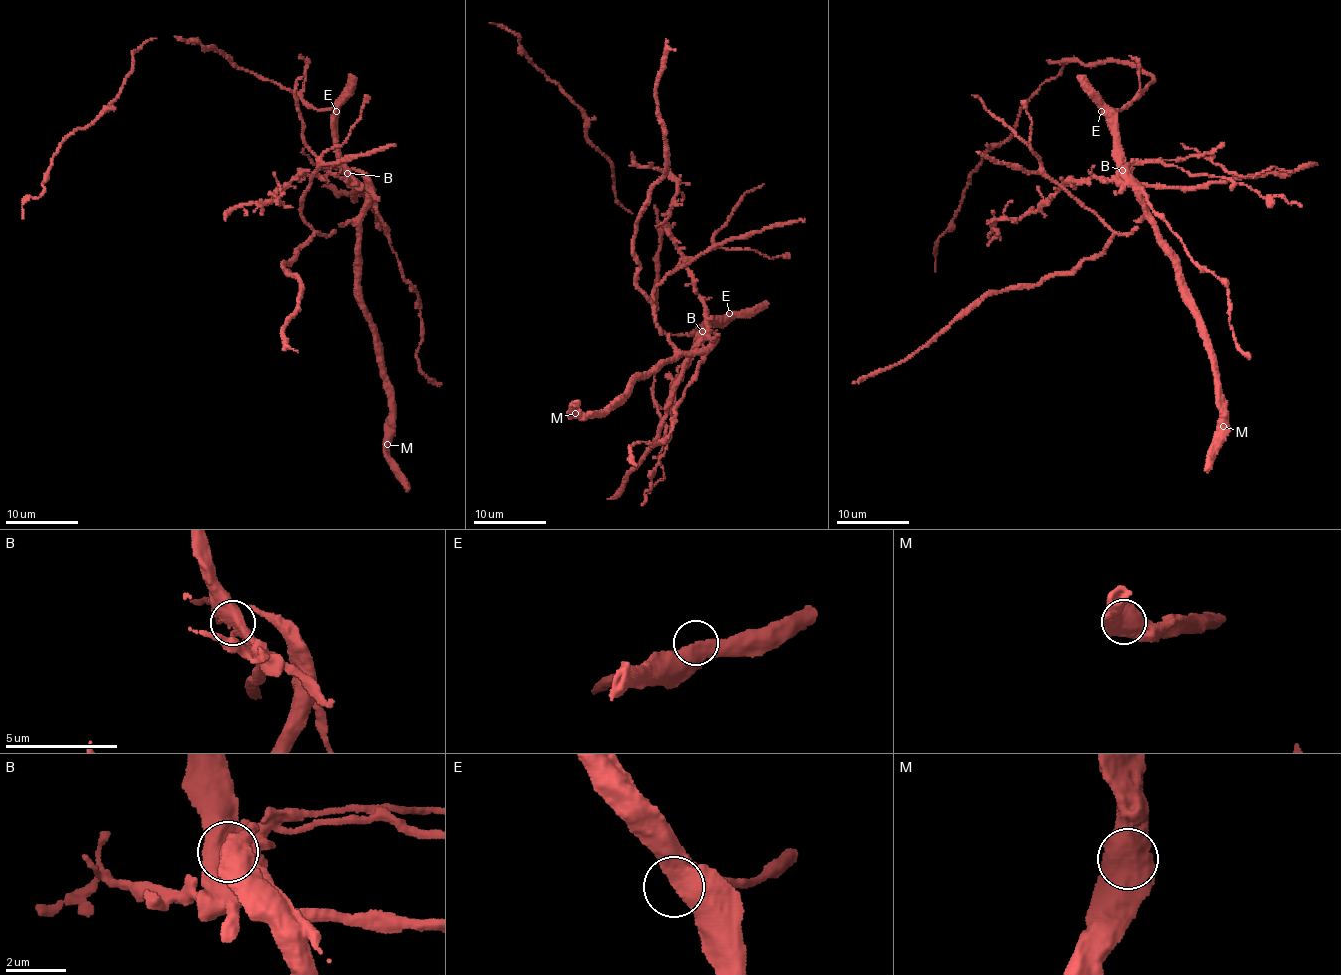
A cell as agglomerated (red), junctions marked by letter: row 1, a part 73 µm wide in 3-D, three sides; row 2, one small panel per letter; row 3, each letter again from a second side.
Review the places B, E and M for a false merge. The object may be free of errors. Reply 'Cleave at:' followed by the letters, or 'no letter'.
Cleave at: B

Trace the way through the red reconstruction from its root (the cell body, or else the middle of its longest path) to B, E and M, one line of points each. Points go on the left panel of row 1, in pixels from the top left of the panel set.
B: (311, 108), (334, 110), (337, 159), (346, 172)
E: (311, 108), (334, 108), (336, 111)
M: (311, 108), (334, 110), (336, 153), (343, 171), (367, 192), (357, 252), (357, 290), (390, 399), (387, 444)

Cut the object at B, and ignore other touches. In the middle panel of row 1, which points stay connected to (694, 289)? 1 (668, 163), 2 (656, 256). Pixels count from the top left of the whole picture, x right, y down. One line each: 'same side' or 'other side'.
1: other side
2: other side

